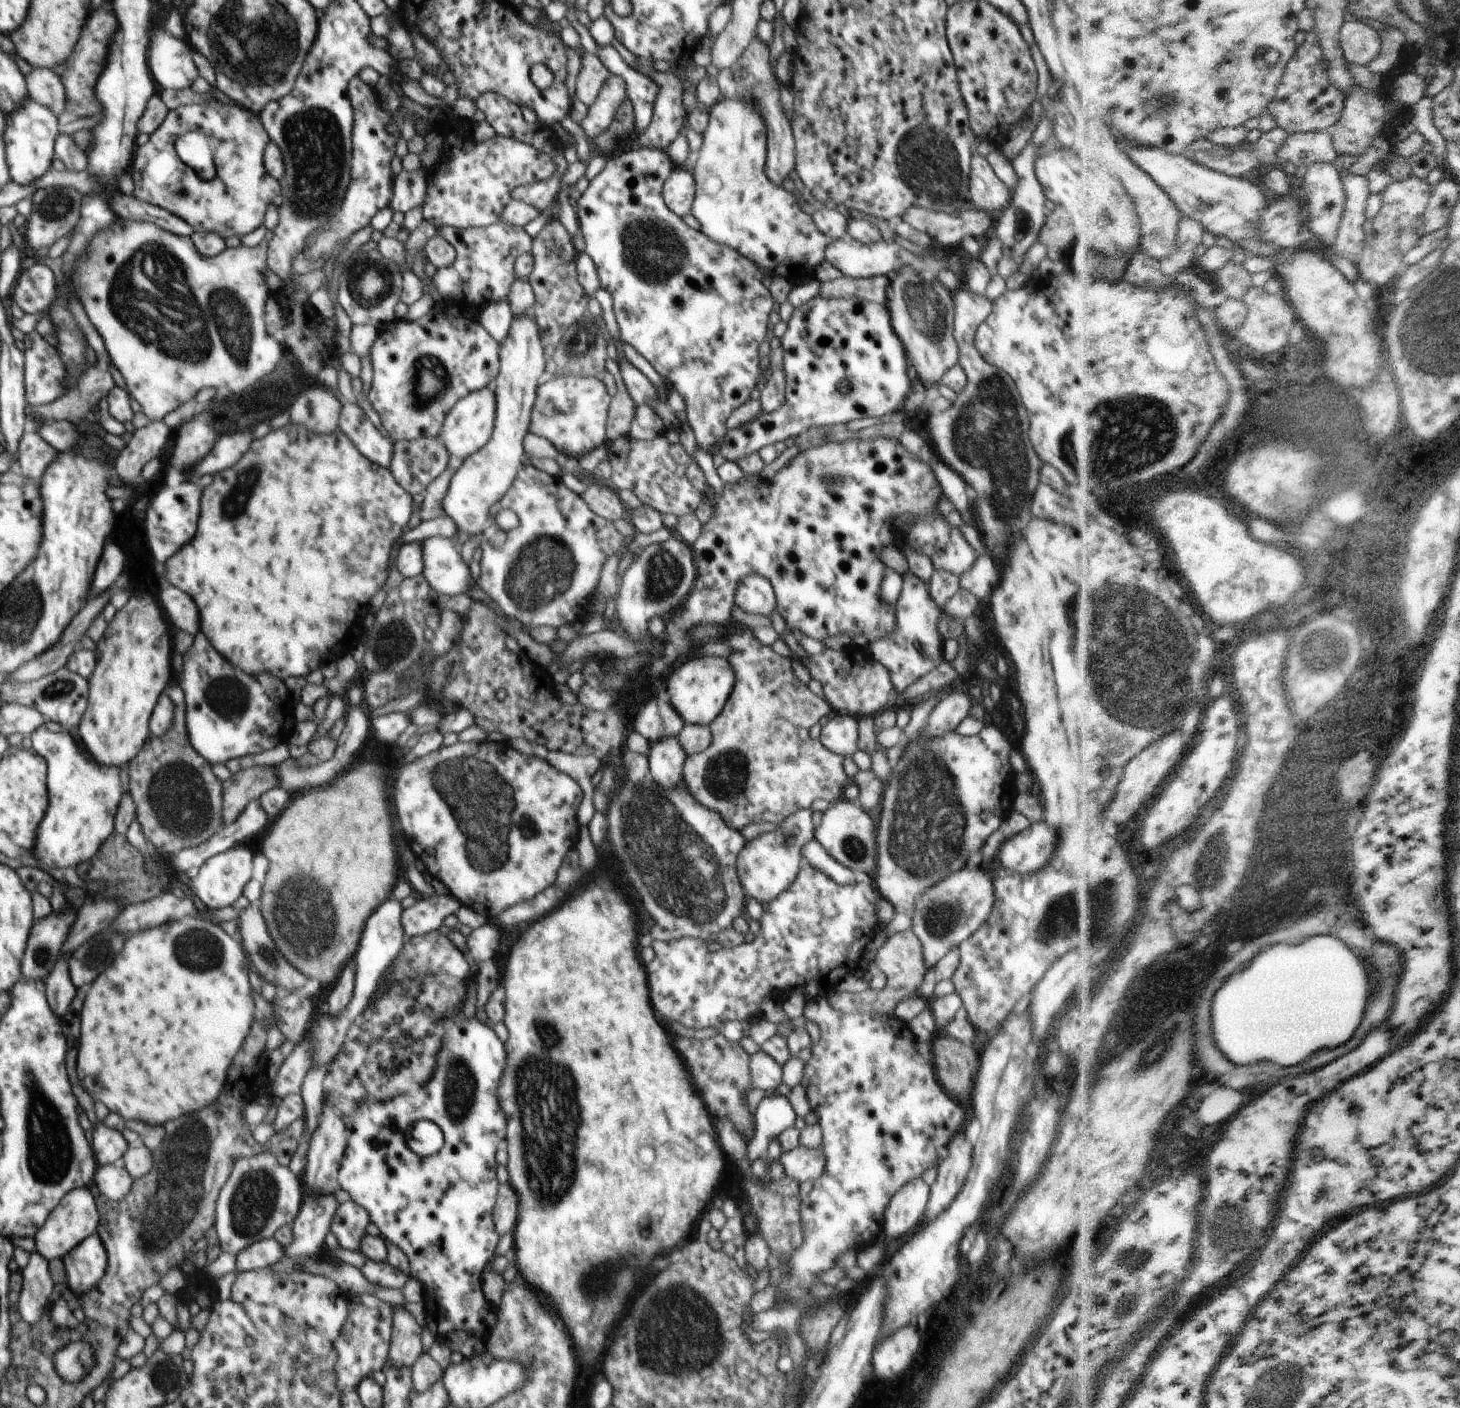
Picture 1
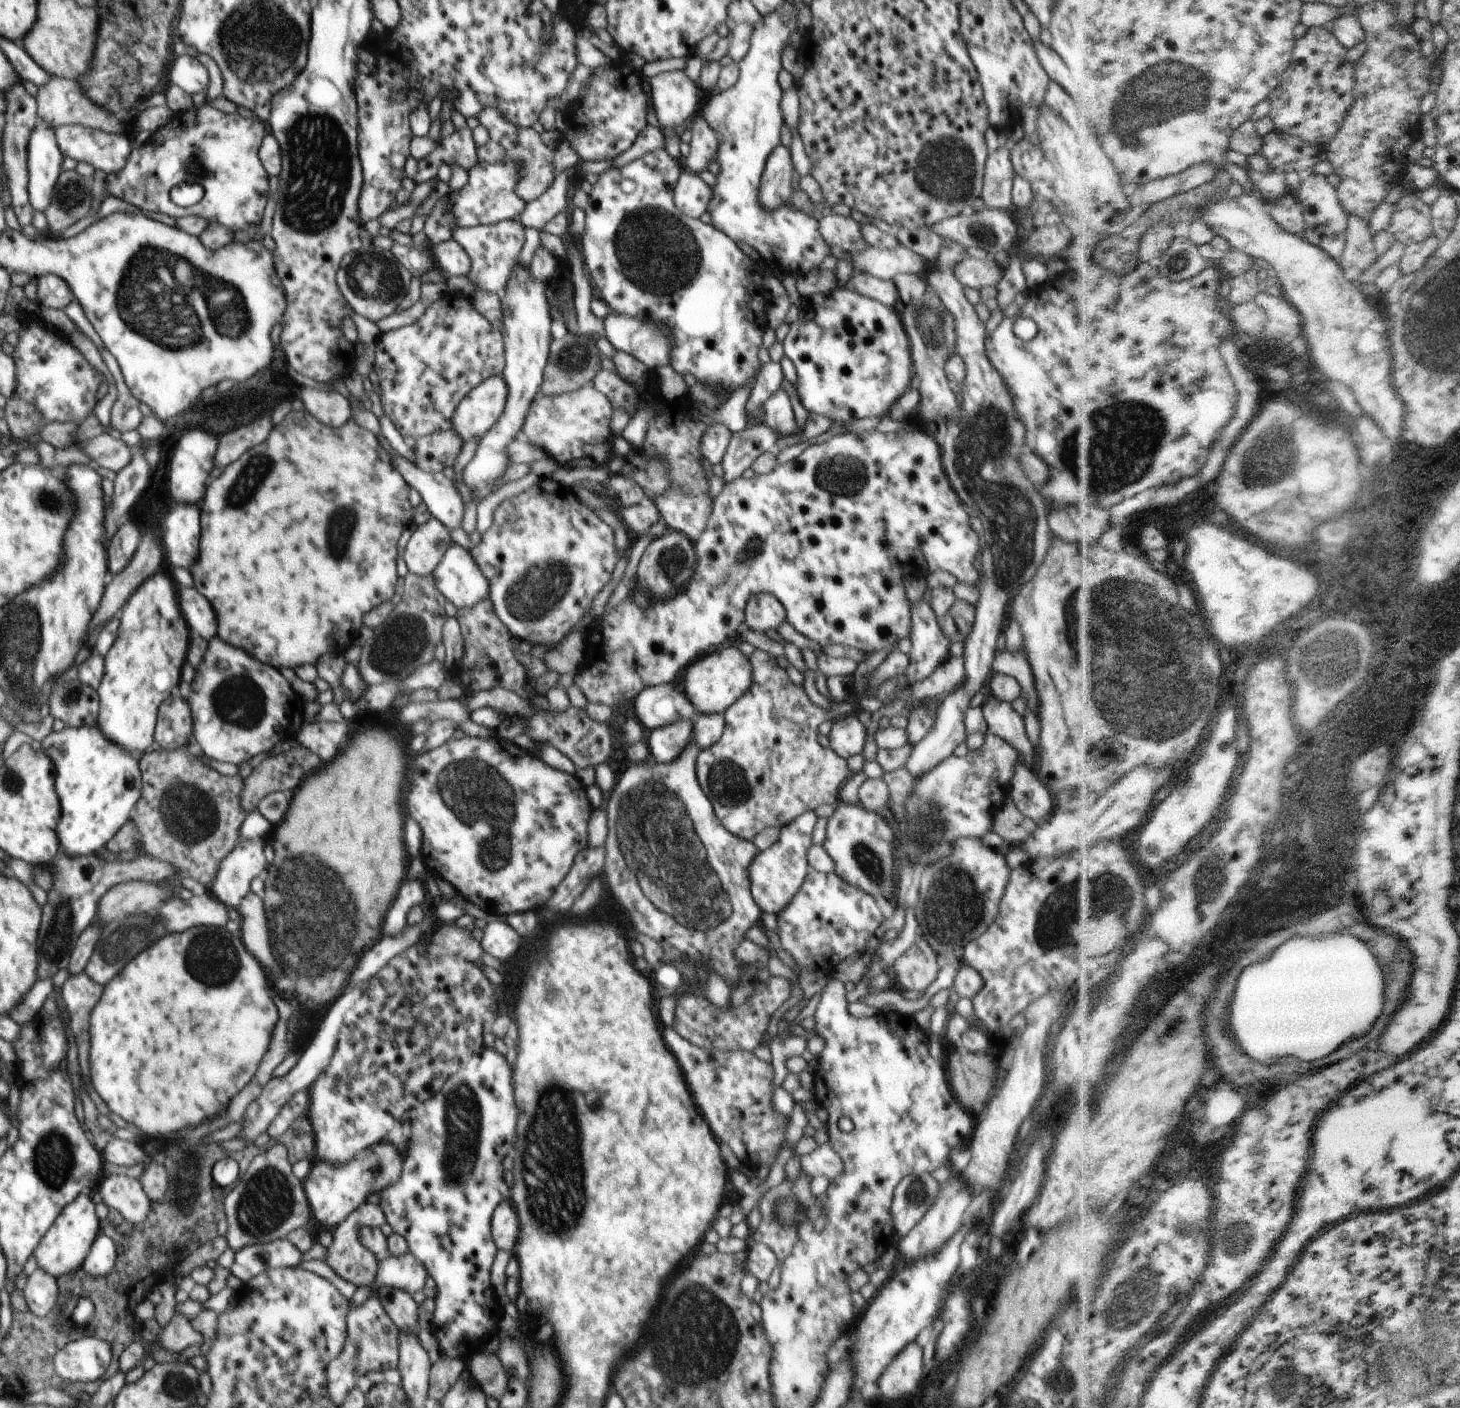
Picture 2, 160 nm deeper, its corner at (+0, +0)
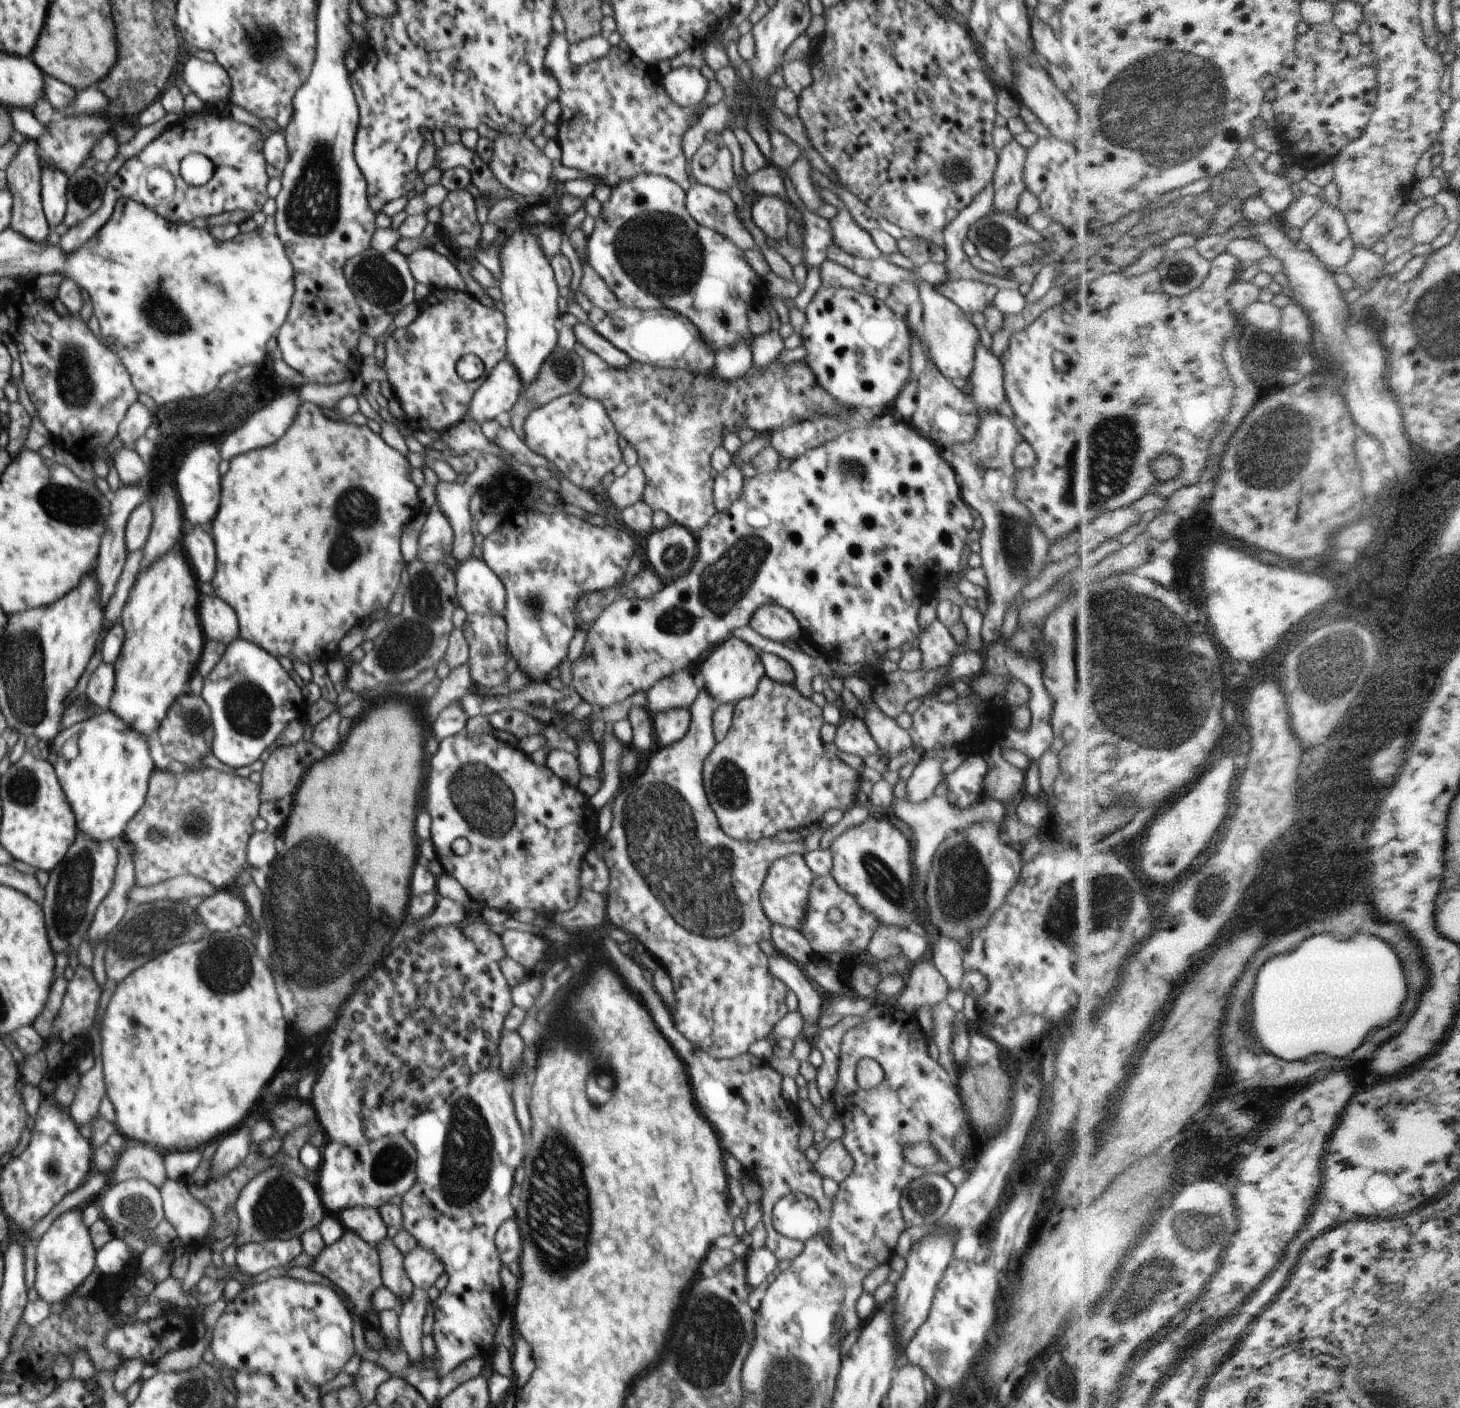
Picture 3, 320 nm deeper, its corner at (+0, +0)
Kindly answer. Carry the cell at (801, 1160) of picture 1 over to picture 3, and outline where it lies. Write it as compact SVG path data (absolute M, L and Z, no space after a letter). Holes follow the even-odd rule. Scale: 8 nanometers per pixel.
M835 1139L820 1154L820 1158L814 1163L815 1169L823 1178L832 1178L841 1183L851 1175L855 1162L850 1156L849 1150L840 1139Z

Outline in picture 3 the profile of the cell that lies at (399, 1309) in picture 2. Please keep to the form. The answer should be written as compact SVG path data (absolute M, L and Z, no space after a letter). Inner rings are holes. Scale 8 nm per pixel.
M386 1237L376 1245L381 1262L381 1279L383 1285L389 1288L402 1299L402 1304L409 1297L415 1286L405 1273L405 1255L400 1252L396 1243L390 1237Z

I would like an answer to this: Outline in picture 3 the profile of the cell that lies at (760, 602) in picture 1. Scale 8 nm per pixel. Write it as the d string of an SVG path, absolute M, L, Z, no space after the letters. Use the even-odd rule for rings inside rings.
M771 603L770 605L765 605L760 607L751 618L749 625L764 638L770 639L771 641L776 641L779 643L784 643L786 640L794 641L798 646L798 640L803 639L803 630L800 623L794 618L794 615L786 608L777 605L776 603Z

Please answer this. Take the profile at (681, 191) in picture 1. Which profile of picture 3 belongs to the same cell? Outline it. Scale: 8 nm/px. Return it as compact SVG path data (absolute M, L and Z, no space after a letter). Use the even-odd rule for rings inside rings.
M698 183L686 194L688 214L699 225L715 230L743 251L754 248L754 238L739 221L737 207L728 193Z

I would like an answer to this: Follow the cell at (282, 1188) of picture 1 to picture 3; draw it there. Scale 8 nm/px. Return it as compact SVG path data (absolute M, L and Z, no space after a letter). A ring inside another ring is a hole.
M273 1163L242 1189L236 1201L236 1212L240 1220L237 1240L234 1240L236 1246L301 1237L307 1230L316 1228L327 1214L318 1190L308 1180Z

